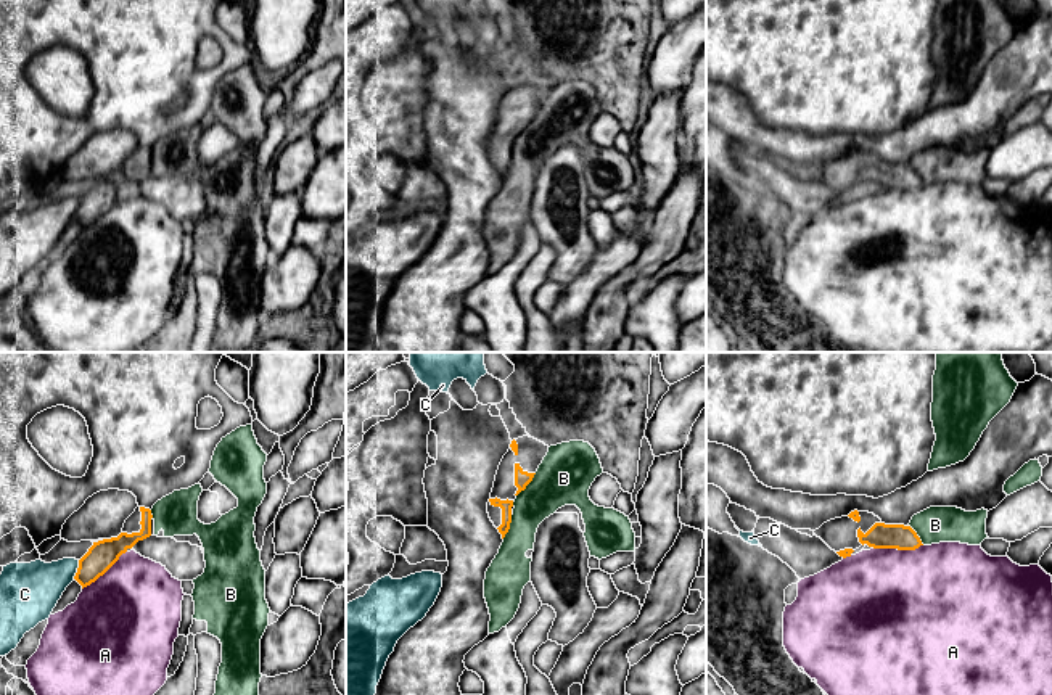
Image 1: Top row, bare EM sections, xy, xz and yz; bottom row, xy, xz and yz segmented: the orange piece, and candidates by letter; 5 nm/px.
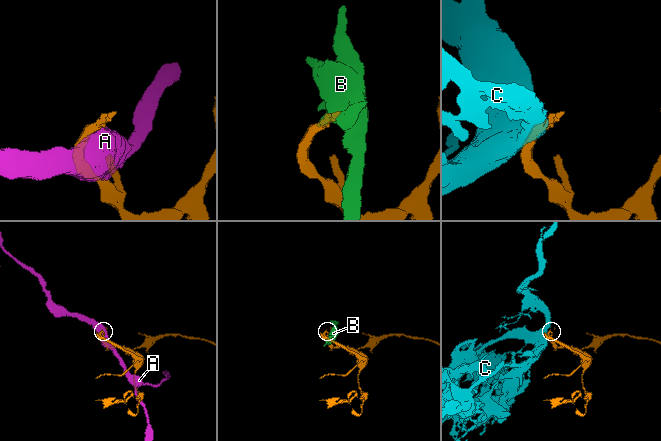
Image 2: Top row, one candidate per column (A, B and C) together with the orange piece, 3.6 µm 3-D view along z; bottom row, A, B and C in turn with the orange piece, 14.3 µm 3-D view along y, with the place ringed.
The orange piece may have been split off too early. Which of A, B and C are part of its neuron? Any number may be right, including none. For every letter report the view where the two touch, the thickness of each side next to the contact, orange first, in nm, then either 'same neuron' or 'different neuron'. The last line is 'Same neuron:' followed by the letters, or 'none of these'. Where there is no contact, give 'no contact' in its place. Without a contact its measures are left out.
A: contact in yz; calibres 130 and 480 nm; different neuron
B: contact in xz; calibres 80 and 280 nm; different neuron
C: contact in xy; calibres 150 and 280 nm; different neuron
Same neuron: none of these

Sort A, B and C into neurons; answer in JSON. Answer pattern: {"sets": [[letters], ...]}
{"sets": [["A"], ["B"], ["C"]]}

